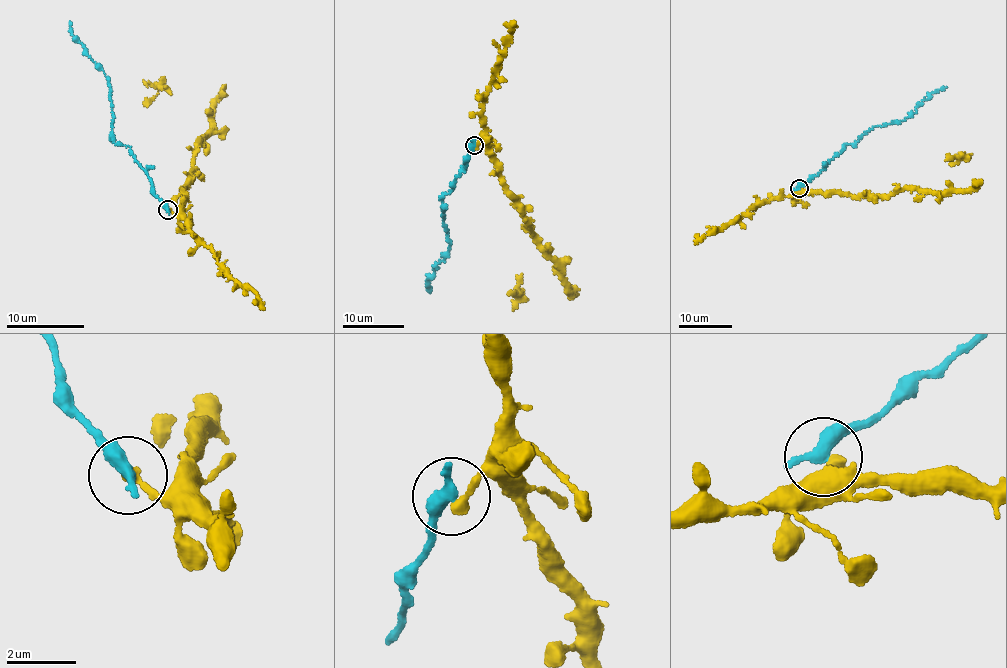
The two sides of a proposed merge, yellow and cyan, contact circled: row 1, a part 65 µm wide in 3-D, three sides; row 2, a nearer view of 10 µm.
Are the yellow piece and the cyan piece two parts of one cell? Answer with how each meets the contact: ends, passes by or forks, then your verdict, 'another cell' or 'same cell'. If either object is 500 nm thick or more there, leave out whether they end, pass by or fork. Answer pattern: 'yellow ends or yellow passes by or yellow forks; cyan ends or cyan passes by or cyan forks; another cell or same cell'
yellow ends; cyan ends; another cell

